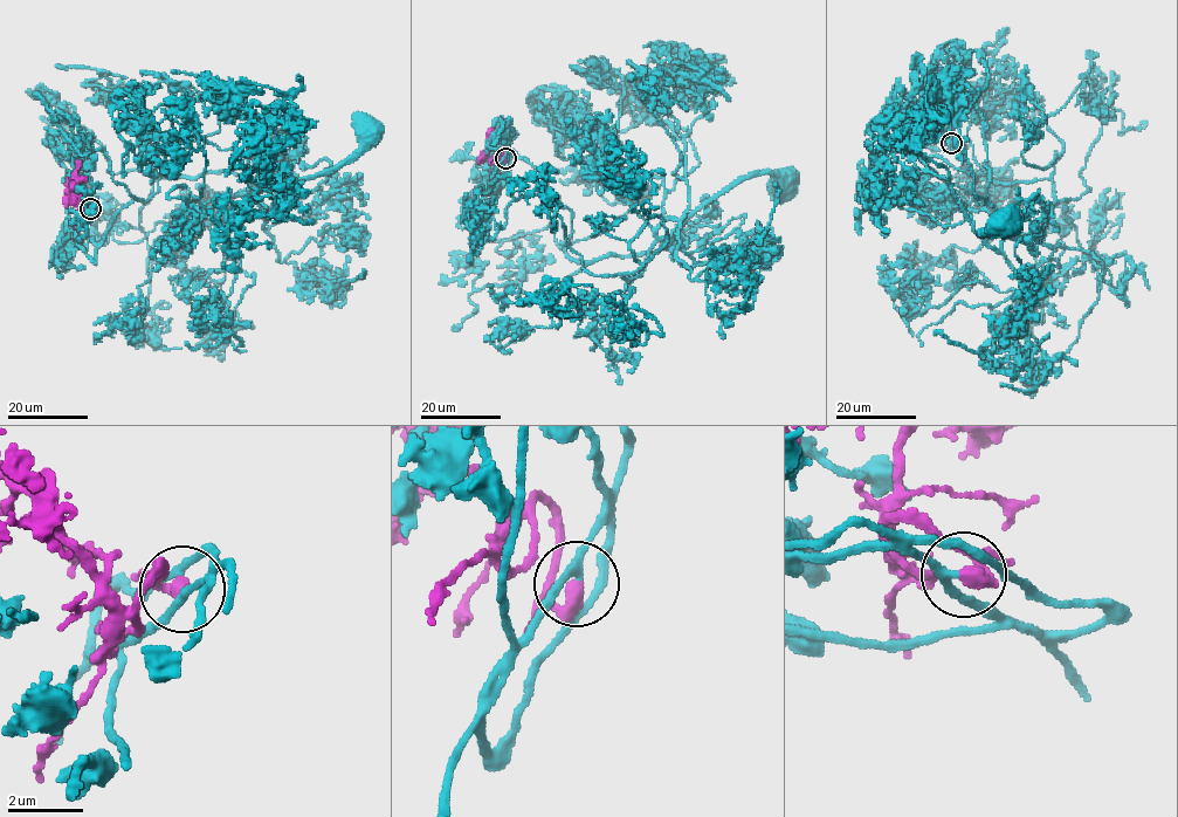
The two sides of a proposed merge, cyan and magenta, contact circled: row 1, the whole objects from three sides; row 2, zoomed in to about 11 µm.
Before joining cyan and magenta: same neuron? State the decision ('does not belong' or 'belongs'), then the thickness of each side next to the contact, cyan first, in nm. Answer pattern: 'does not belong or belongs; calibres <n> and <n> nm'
belongs; calibres 190 and 440 nm

